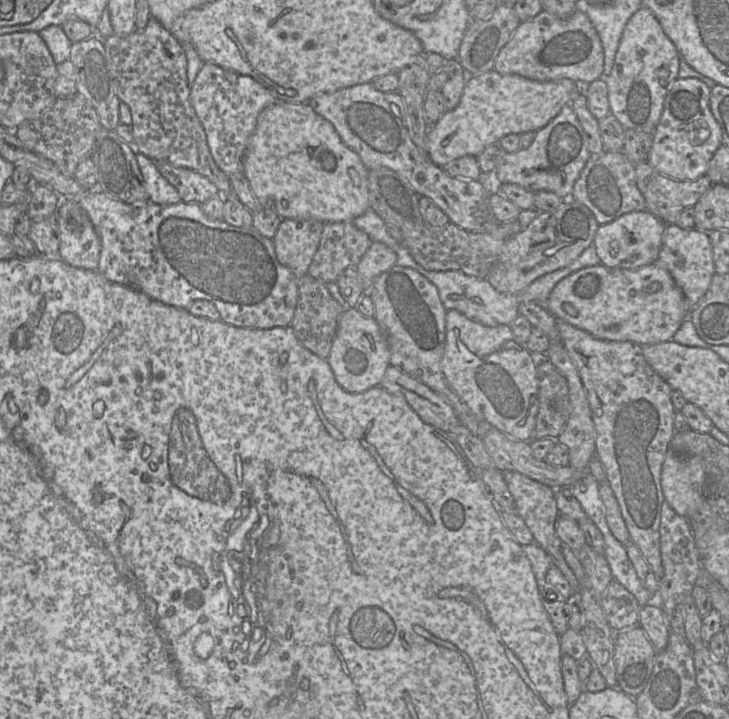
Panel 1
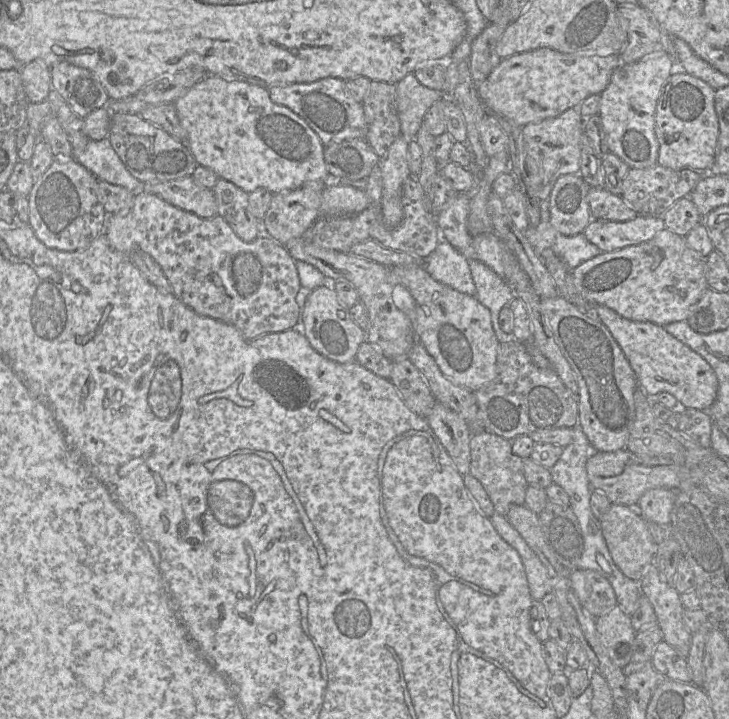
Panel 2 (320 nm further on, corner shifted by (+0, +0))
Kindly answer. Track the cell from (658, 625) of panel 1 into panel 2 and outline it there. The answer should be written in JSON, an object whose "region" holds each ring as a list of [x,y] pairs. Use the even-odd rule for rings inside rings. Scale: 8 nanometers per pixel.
{"region":[[[661,641],[655,648],[652,659],[654,669],[669,679],[692,683],[688,661],[667,642]]]}

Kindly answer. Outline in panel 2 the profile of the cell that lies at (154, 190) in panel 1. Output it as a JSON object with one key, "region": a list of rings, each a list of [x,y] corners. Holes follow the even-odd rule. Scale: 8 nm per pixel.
{"region":[[[108,138],[90,140],[81,153],[73,153],[73,158],[98,180],[124,187],[132,193],[143,192],[144,183],[129,173]]]}

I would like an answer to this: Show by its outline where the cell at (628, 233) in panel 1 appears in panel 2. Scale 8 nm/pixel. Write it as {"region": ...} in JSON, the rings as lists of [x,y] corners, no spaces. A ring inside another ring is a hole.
{"region":[[[637,214],[634,219],[623,222],[592,219],[583,233],[602,252],[613,252],[650,240],[664,228],[662,217]]]}

